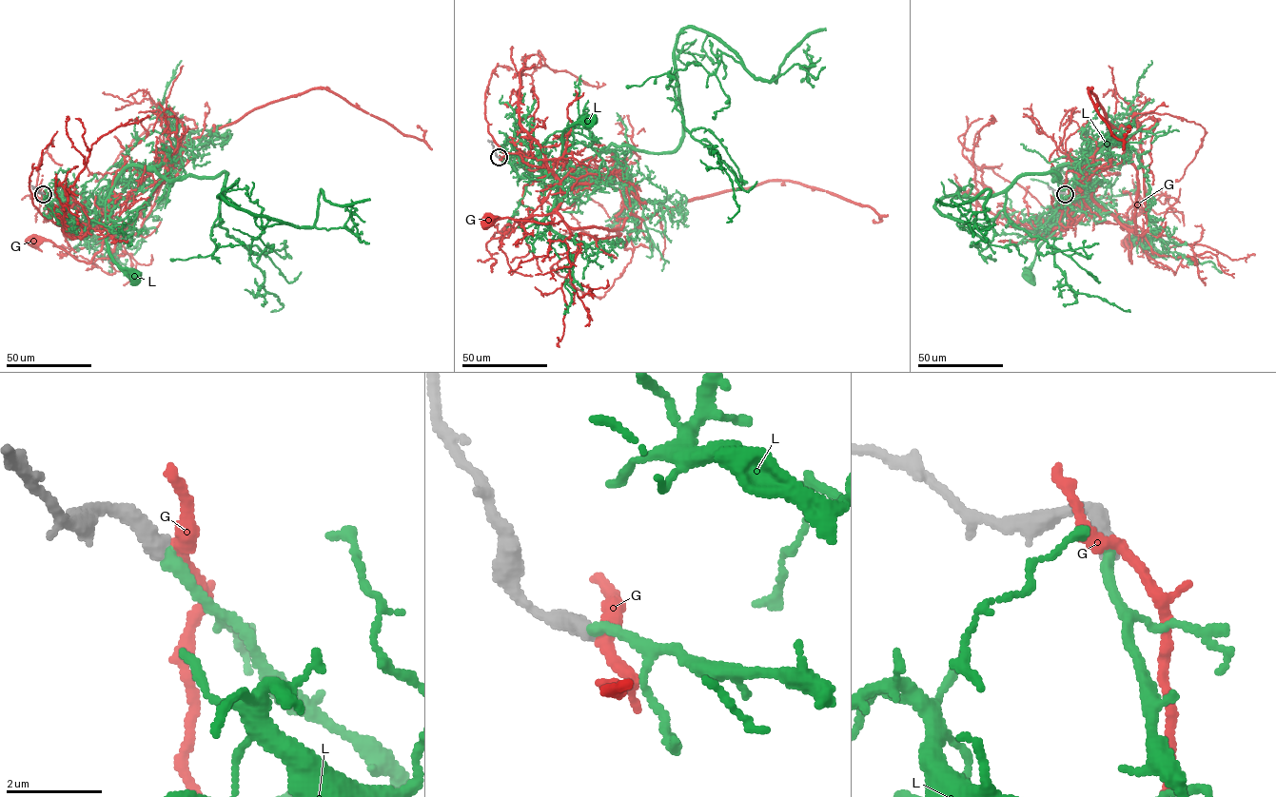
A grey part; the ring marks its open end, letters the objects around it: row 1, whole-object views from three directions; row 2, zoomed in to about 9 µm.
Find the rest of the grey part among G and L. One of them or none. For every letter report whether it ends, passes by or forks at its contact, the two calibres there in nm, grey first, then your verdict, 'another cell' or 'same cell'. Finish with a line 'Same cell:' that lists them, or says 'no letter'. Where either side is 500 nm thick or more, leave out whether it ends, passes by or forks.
G: it passes by; calibres 400 and 300 nm; another cell
L: it ends; calibres 400 and 260 nm; same cell
Same cell: L

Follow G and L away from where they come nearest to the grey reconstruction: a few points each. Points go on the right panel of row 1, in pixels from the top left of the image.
G: (1065, 193), (1063, 226), (1074, 224), (1084, 215), (1108, 212), (1128, 231), (1131, 262), (1126, 242), (1130, 241)
L: (1065, 193), (1069, 205), (1086, 204), (1085, 211), (1087, 192), (1079, 184), (1056, 230), (1038, 248), (1029, 277)

